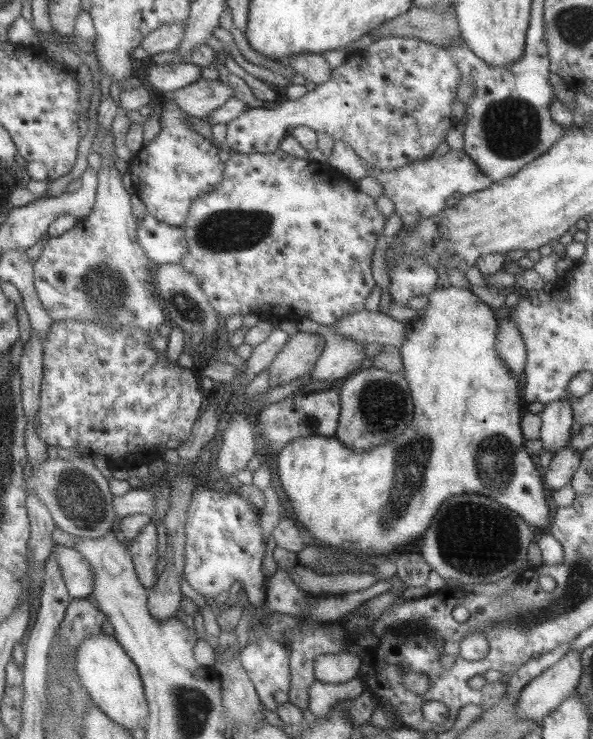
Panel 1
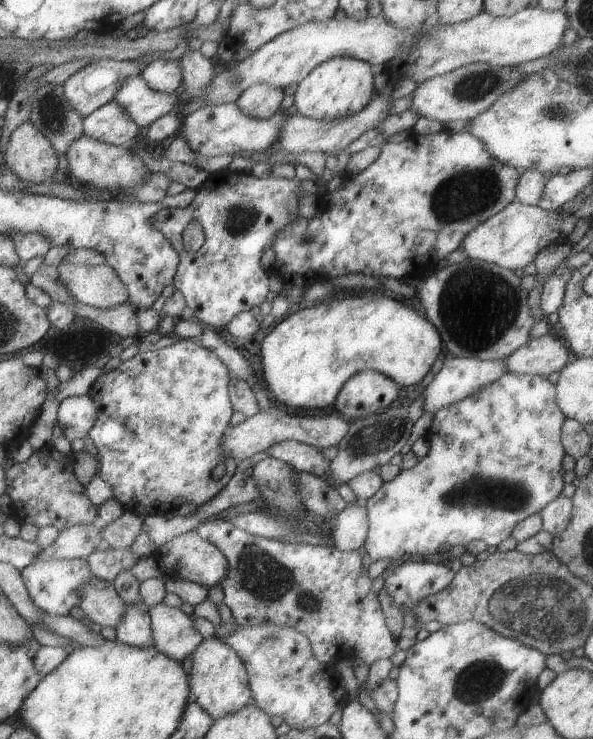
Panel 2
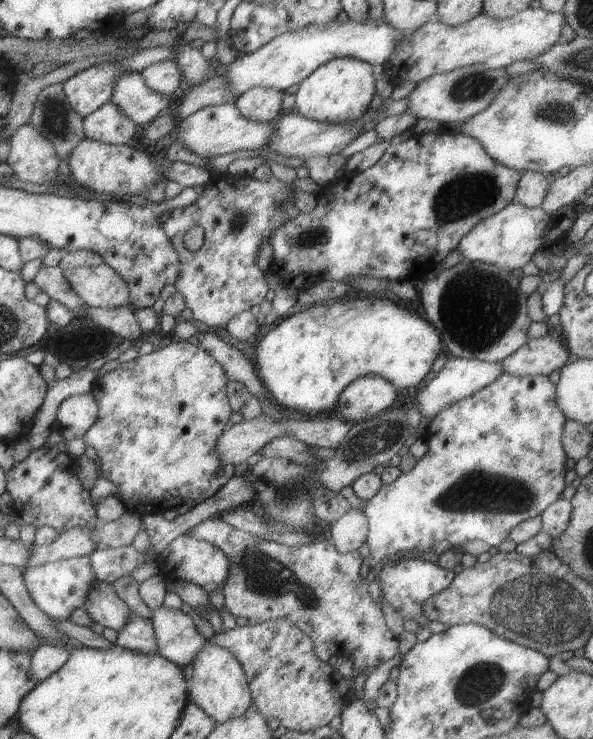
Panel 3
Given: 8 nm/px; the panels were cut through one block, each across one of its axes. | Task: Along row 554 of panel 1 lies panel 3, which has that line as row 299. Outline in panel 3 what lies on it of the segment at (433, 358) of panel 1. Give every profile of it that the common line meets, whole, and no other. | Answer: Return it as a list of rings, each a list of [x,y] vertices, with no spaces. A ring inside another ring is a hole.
[[[357,294],[338,299],[330,305],[319,302],[304,312],[276,322],[275,325],[258,342],[256,348],[255,370],[258,371],[258,378],[278,404],[311,417],[328,416],[337,407],[342,391],[353,380],[364,375],[376,375],[391,382],[398,390],[410,390],[410,386],[416,386],[426,378],[426,374],[433,369],[434,361],[444,349],[438,330],[425,316],[383,300],[377,294]]]

